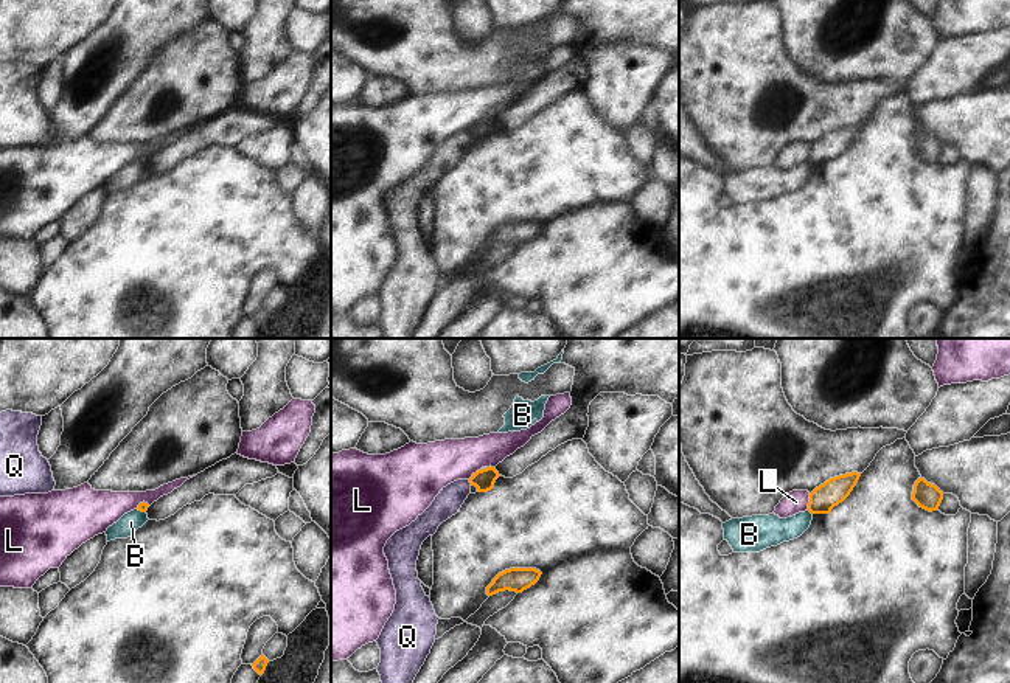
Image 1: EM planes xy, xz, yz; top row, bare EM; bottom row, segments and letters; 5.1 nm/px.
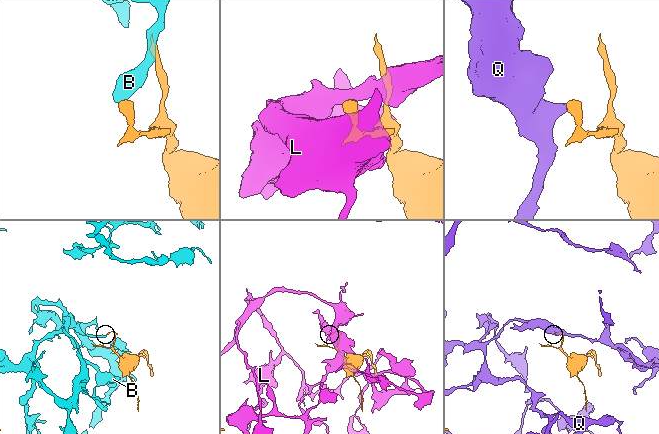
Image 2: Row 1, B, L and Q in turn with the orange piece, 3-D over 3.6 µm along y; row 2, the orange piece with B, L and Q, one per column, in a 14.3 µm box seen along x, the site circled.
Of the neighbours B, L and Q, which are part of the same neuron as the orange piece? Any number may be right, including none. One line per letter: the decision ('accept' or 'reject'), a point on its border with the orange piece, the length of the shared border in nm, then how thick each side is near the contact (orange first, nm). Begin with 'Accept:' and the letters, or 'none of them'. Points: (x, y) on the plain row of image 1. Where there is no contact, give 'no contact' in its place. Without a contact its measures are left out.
Accept: none of them
B: reject; meets orange in yz at (810, 163); contact 40 nm long; 140 nm thick on the orange side, 170 nm on the other
L: reject; meets orange in yz at (810, 154); contact 90 nm long; 140 nm thick on the orange side, 120 nm on the other
Q: reject; meets orange in xz at (470, 134); contact 40 nm long; 110 nm thick on the orange side, 140 nm on the other

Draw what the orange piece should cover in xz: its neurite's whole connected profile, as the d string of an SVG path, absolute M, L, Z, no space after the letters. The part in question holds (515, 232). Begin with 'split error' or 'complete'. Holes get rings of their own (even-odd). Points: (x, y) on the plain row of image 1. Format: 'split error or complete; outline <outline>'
complete; outline M510 220L502 225L499 225L493 234L486 239L486 247L493 248L499 244L516 244L522 245L524 242L535 237L539 230L541 224L536 220Z

